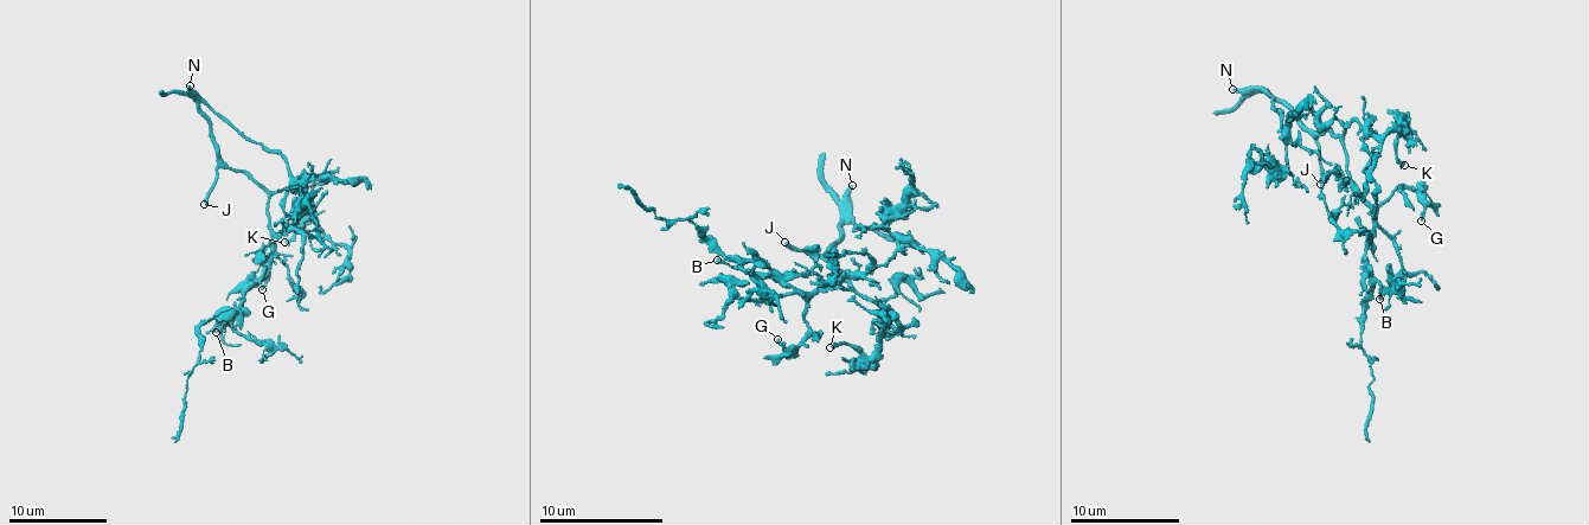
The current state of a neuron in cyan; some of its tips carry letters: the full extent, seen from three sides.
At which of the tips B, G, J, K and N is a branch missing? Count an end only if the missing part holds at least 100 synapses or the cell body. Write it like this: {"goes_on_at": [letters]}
{"goes_on_at": ["J", "N"]}

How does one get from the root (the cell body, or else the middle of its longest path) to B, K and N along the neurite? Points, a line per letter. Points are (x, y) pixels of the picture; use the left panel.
B: (270, 251), (264, 279), (245, 290), (245, 298), (216, 332)
K: (270, 251), (269, 197), (286, 189), (301, 192), (307, 209), (314, 215), (284, 242)
N: (270, 251), (268, 194), (223, 160), (190, 85)

